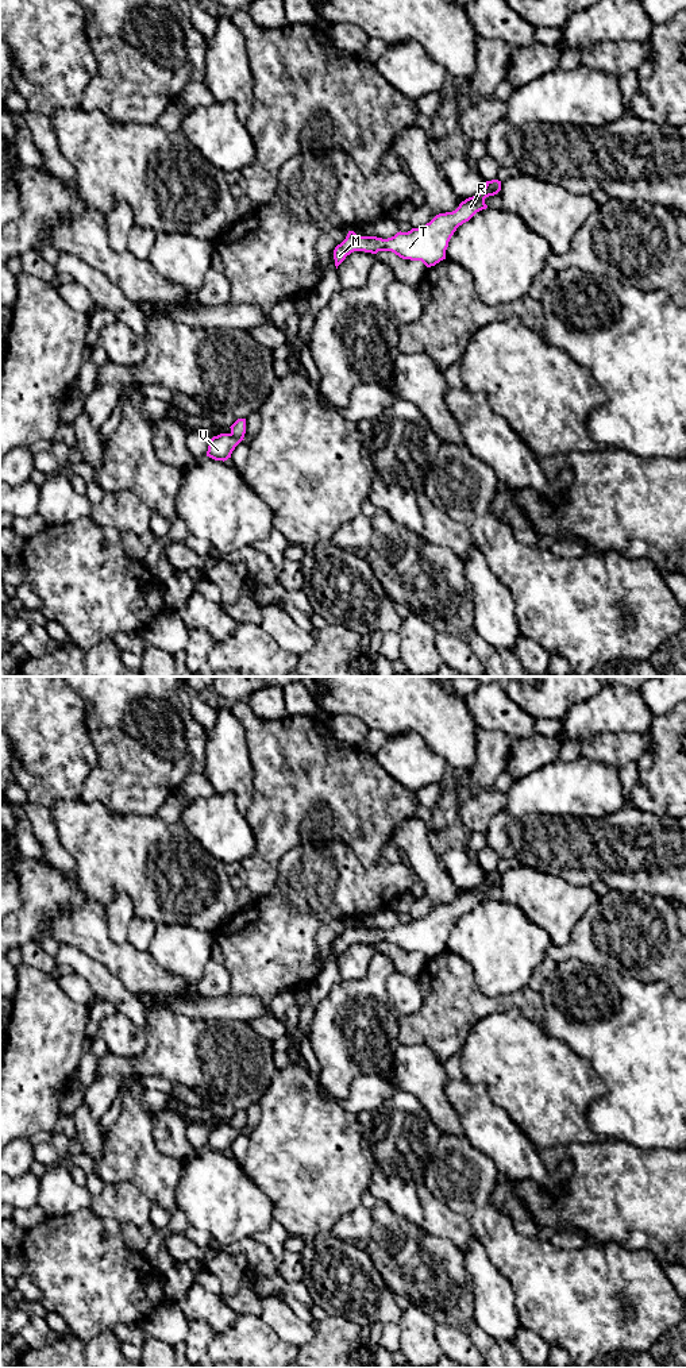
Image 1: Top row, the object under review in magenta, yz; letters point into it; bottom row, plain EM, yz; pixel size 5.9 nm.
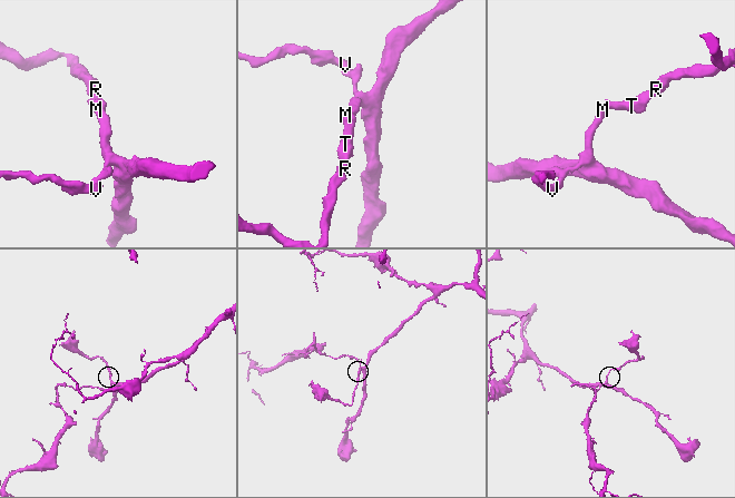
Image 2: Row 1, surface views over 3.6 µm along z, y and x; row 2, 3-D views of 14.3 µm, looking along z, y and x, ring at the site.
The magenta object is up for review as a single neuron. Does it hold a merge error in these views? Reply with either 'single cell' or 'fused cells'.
fused cells

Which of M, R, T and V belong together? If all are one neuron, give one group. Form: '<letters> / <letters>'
M R T / V

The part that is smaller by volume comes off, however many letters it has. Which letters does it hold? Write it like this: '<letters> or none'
V

